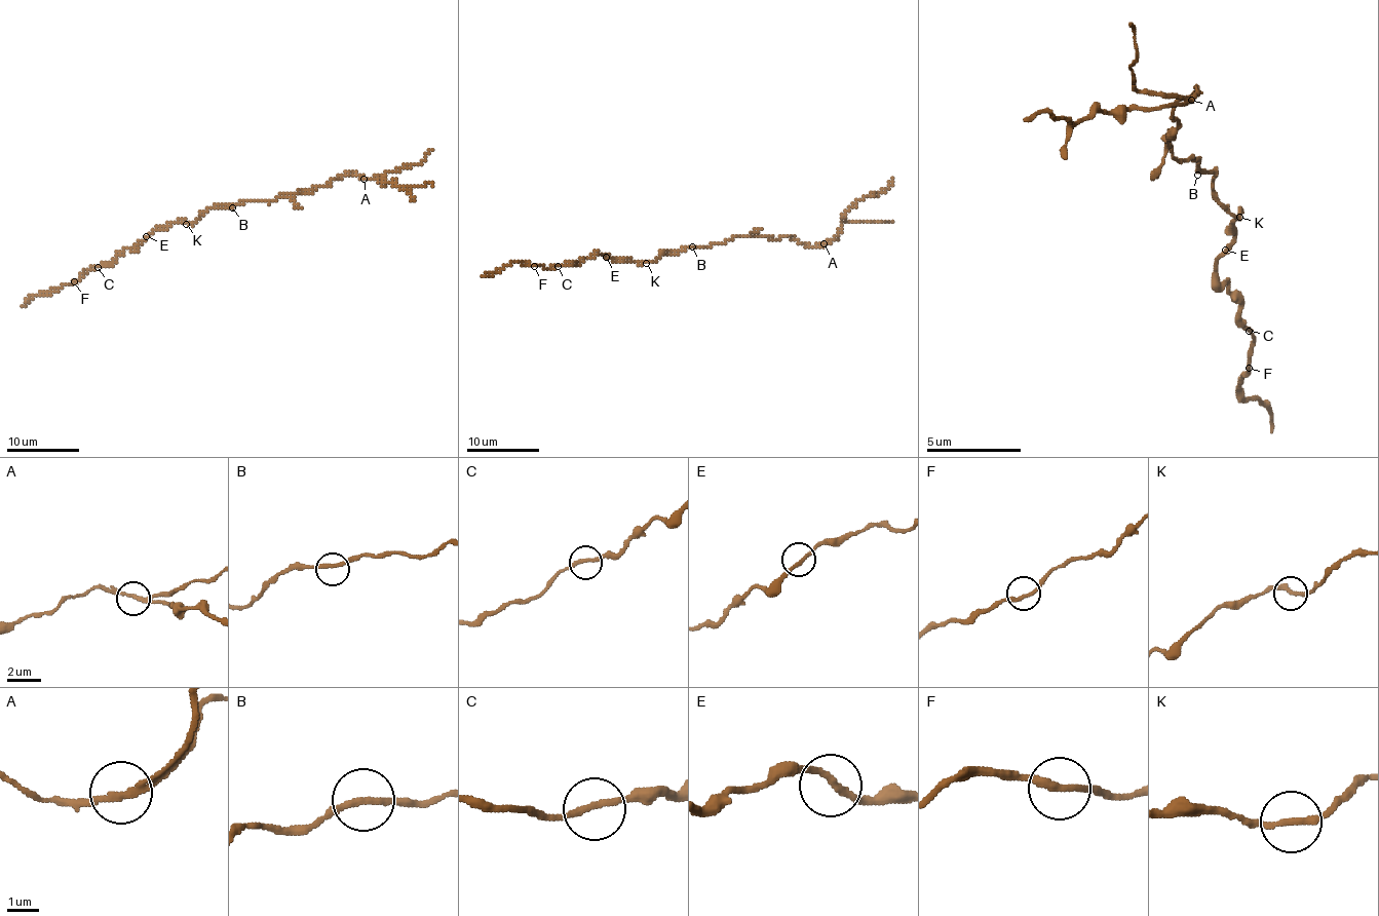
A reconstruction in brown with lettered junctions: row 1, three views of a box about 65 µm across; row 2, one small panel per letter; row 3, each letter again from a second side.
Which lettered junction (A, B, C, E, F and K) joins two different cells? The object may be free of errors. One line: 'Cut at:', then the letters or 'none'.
Cut at: A

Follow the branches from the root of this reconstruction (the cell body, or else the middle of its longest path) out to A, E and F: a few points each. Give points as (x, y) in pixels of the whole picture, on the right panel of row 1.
A: (1201, 169), (1192, 155), (1178, 160), (1169, 151), (1169, 137), (1178, 127), (1174, 108), (1197, 89), (1192, 99)
E: (1201, 169), (1211, 169), (1216, 175), (1211, 189), (1239, 217), (1239, 213), (1234, 217), (1234, 236), (1225, 250)
F: (1201, 169), (1216, 175), (1211, 189), (1239, 213), (1216, 273), (1254, 335), (1249, 368)

